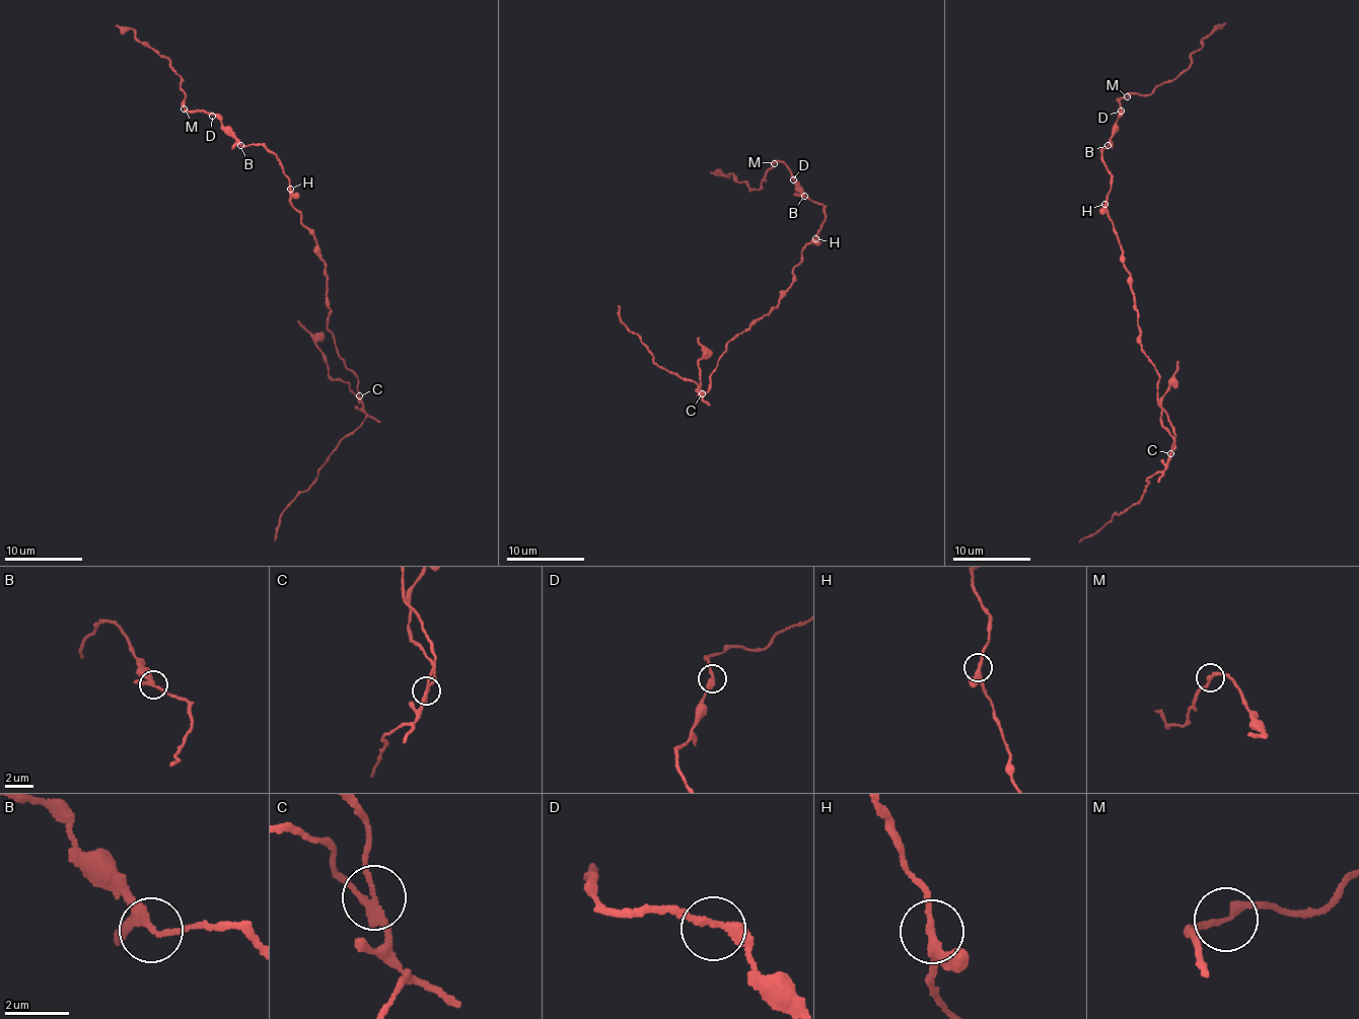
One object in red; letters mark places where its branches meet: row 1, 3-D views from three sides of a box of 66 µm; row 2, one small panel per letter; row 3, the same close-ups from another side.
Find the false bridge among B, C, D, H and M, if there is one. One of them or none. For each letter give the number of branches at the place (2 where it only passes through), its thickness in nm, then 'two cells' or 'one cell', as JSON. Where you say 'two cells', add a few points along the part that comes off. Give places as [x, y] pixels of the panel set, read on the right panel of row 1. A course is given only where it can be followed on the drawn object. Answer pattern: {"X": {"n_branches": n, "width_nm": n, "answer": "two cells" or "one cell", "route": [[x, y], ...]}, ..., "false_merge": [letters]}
{"B": {"n_branches": 3, "width_nm": 220, "answer": "one cell"}, "C": {"n_branches": 3, "width_nm": 200, "answer": "two cells", "route": [[1171, 453], [1164, 468], [1149, 477], [1138, 501], [1078, 541]]}, "D": {"n_branches": 2, "width_nm": 260, "answer": "one cell"}, "H": {"n_branches": 3, "width_nm": 220, "answer": "one cell"}, "M": {"n_branches": 2, "width_nm": 220, "answer": "one cell"}, "false_merge": ["C"]}

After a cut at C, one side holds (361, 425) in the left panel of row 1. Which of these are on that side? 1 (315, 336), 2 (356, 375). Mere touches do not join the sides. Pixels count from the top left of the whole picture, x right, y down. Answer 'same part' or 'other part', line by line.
1: same part
2: other part

